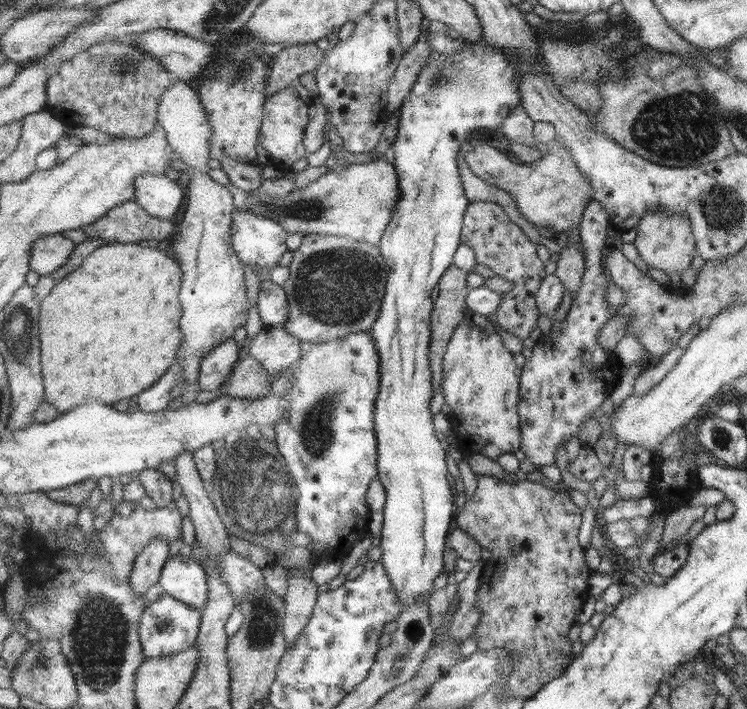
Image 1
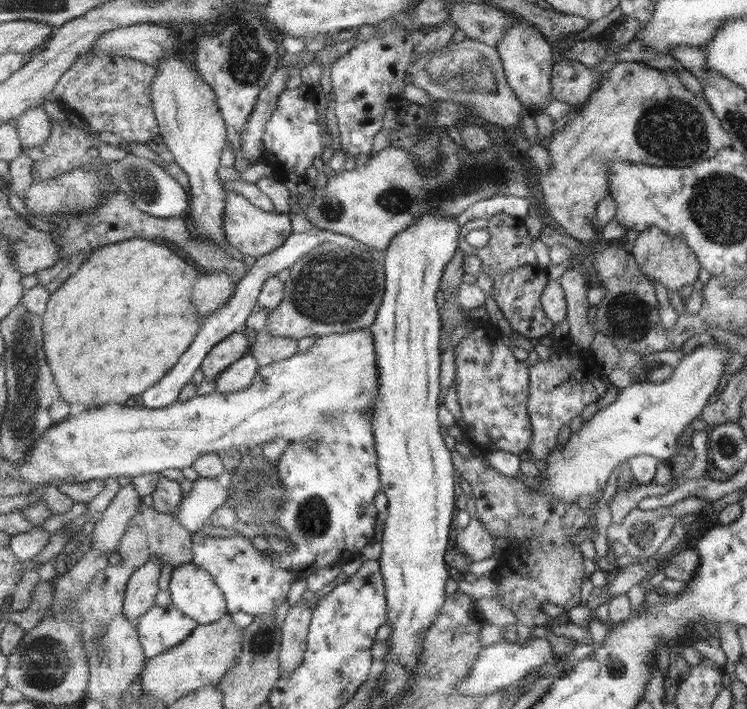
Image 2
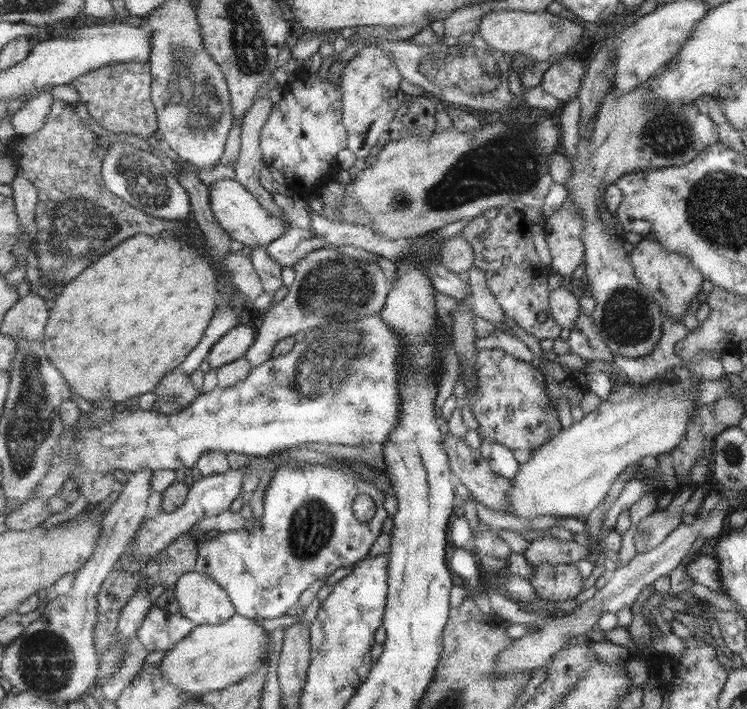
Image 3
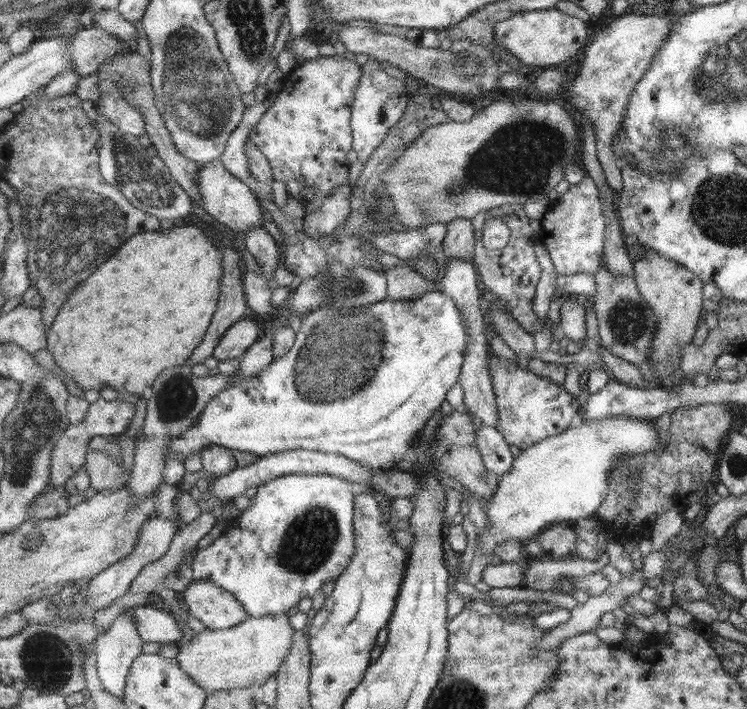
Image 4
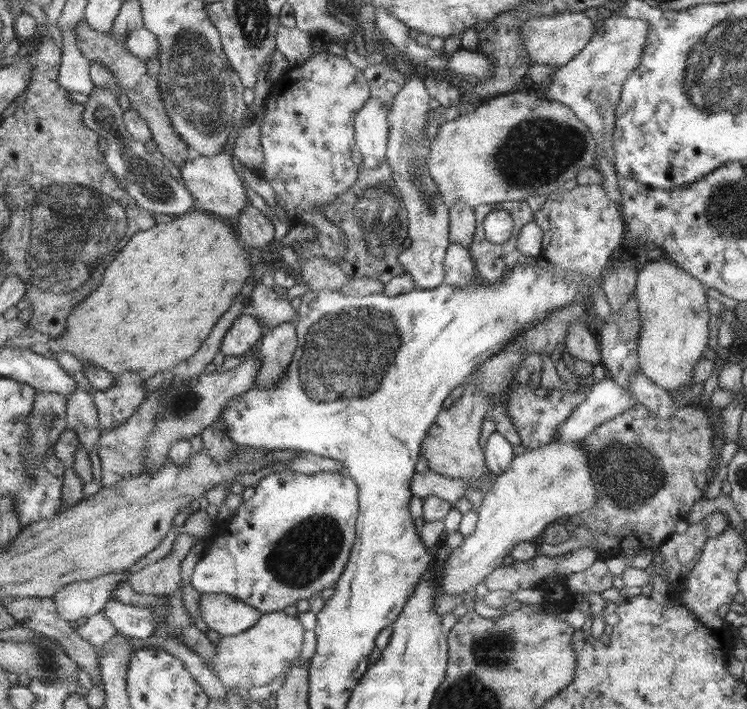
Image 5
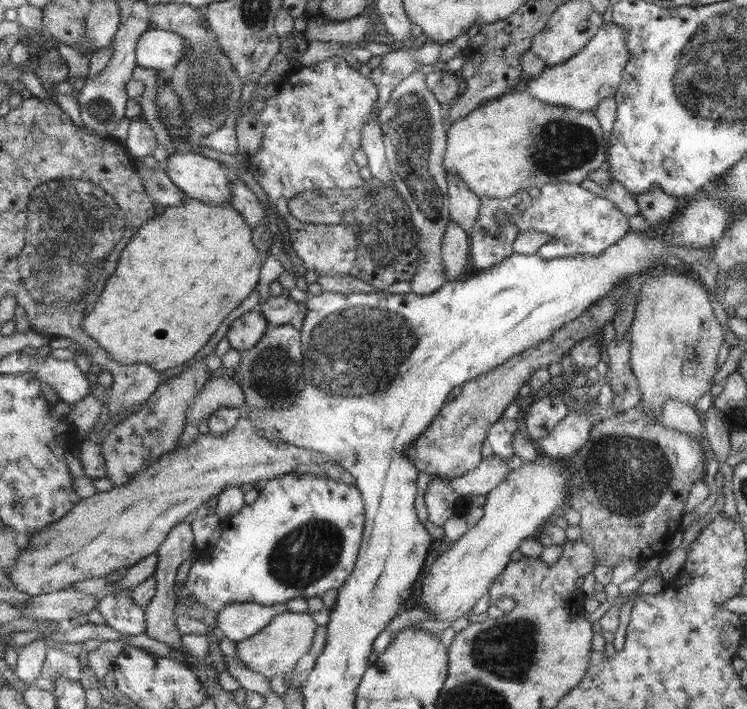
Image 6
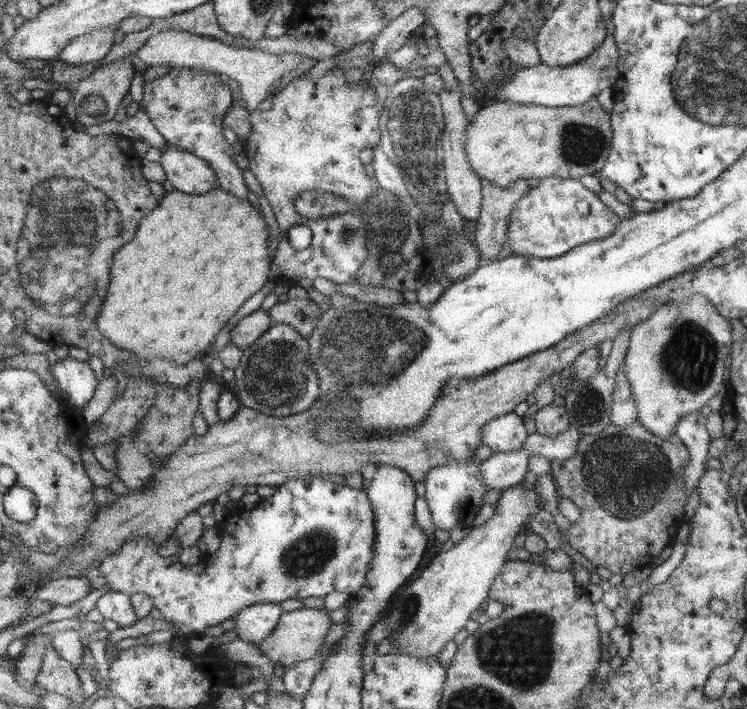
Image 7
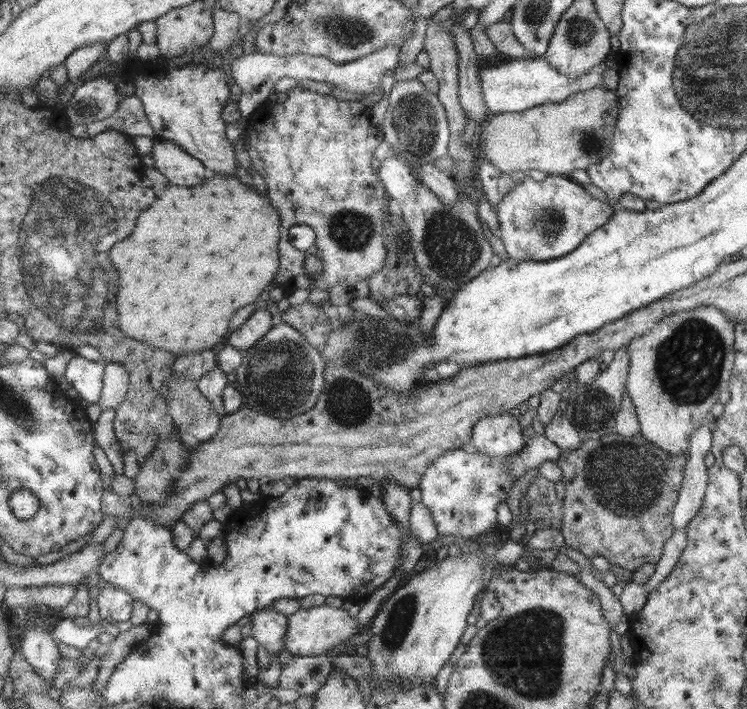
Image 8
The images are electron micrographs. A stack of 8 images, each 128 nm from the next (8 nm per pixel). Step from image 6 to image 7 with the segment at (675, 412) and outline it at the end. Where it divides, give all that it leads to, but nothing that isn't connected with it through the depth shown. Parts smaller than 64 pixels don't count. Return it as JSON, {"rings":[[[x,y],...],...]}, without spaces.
{"rings":[[[699,412],[683,415],[675,425],[674,435],[689,453],[683,473],[684,493],[688,497],[696,487],[701,473],[707,468],[705,464],[711,440],[706,431],[705,419]]]}

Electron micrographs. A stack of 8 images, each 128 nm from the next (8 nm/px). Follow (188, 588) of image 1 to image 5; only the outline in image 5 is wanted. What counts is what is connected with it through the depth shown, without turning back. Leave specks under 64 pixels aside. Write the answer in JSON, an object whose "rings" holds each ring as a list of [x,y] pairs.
{"rings":[[[225,593],[200,594],[200,610],[208,628],[221,636],[241,634],[263,616],[258,608]]]}

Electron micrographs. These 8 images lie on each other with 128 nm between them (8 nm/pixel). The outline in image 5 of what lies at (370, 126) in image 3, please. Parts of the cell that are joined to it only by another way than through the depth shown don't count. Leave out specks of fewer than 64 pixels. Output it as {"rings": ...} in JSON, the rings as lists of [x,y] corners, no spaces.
{"rings":[[[376,63],[368,65],[365,76],[370,83],[371,98],[356,116],[356,148],[363,155],[364,166],[372,169],[379,168],[383,160],[388,156],[388,140],[390,139],[390,112],[394,107],[396,98],[405,86],[405,78],[400,69],[391,65]]]}

